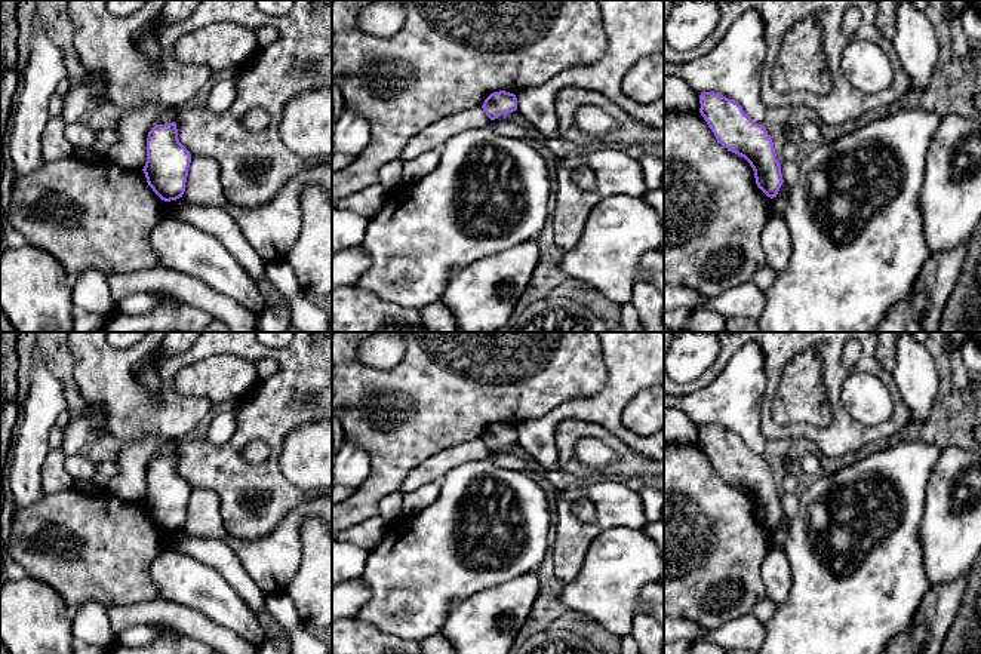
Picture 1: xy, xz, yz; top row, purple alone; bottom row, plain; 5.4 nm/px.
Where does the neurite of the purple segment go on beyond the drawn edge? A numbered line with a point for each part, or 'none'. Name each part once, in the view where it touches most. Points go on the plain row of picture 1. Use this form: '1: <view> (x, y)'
none

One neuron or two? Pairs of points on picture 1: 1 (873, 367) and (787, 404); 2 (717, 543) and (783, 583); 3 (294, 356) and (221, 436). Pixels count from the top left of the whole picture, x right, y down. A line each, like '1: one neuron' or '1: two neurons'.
1: one neuron
2: two neurons
3: two neurons

